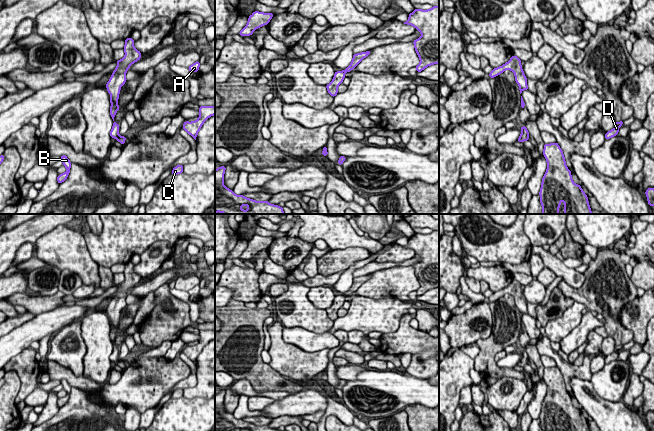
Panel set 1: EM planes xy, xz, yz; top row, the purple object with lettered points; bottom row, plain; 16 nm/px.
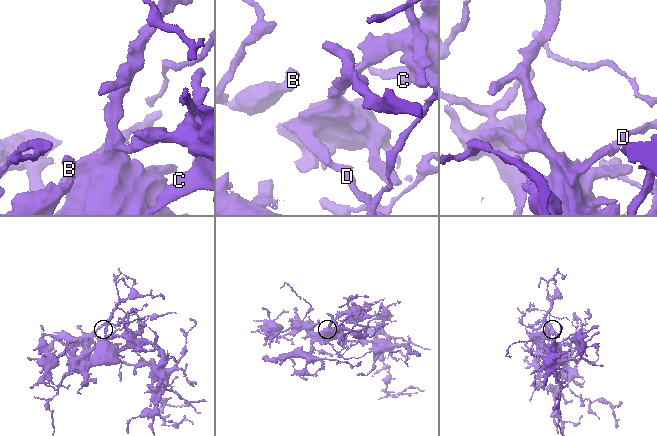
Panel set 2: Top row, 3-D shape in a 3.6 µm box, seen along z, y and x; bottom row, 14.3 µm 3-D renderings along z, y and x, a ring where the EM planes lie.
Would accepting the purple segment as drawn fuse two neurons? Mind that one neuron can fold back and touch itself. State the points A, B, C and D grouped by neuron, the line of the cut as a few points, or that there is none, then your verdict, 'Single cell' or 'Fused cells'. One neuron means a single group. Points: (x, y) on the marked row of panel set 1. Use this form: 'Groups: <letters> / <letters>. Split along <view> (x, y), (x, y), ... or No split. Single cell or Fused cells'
Groups: A B C D. No split. Single cell

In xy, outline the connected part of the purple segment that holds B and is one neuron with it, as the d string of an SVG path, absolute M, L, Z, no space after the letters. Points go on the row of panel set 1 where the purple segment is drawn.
M62 155L60 158L61 158L61 161L63 162L63 166L66 167L67 171L63 174L58 175L57 181L59 184L61 184L63 181L65 181L67 179L67 177L70 173L70 168L71 168L71 164L72 164L66 155Z

